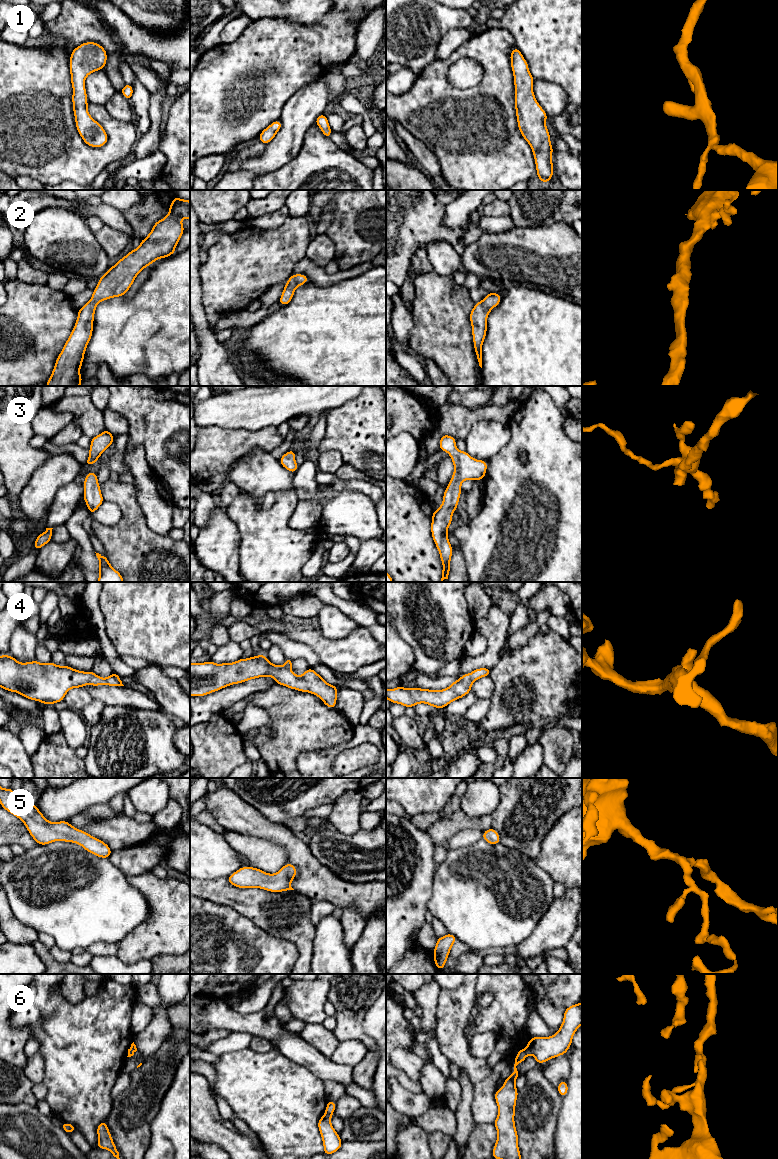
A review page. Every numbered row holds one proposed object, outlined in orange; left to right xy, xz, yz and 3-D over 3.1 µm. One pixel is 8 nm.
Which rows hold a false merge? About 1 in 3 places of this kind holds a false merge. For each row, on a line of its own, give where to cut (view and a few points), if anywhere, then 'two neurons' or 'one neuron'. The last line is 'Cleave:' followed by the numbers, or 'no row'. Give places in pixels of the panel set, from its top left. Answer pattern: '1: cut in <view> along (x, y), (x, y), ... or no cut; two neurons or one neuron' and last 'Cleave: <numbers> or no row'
1: no cut; one neuron
2: no cut; one neuron
3: no cut; one neuron
4: no cut; one neuron
5: no cut; one neuron
6: cut in xz along (325, 1113), (331, 1114); two neurons
Cleave: 6

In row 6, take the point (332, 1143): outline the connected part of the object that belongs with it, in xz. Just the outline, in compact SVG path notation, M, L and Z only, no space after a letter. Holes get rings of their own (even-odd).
M324 1114L317 1124L322 1137L325 1155L337 1152L342 1146L342 1140L339 1134L331 1125L331 1118L332 1114Z

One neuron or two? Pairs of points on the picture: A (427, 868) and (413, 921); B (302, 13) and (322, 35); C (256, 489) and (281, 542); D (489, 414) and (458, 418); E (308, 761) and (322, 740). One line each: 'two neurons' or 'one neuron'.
A: one neuron
B: two neurons
C: two neurons
D: one neuron
E: two neurons

